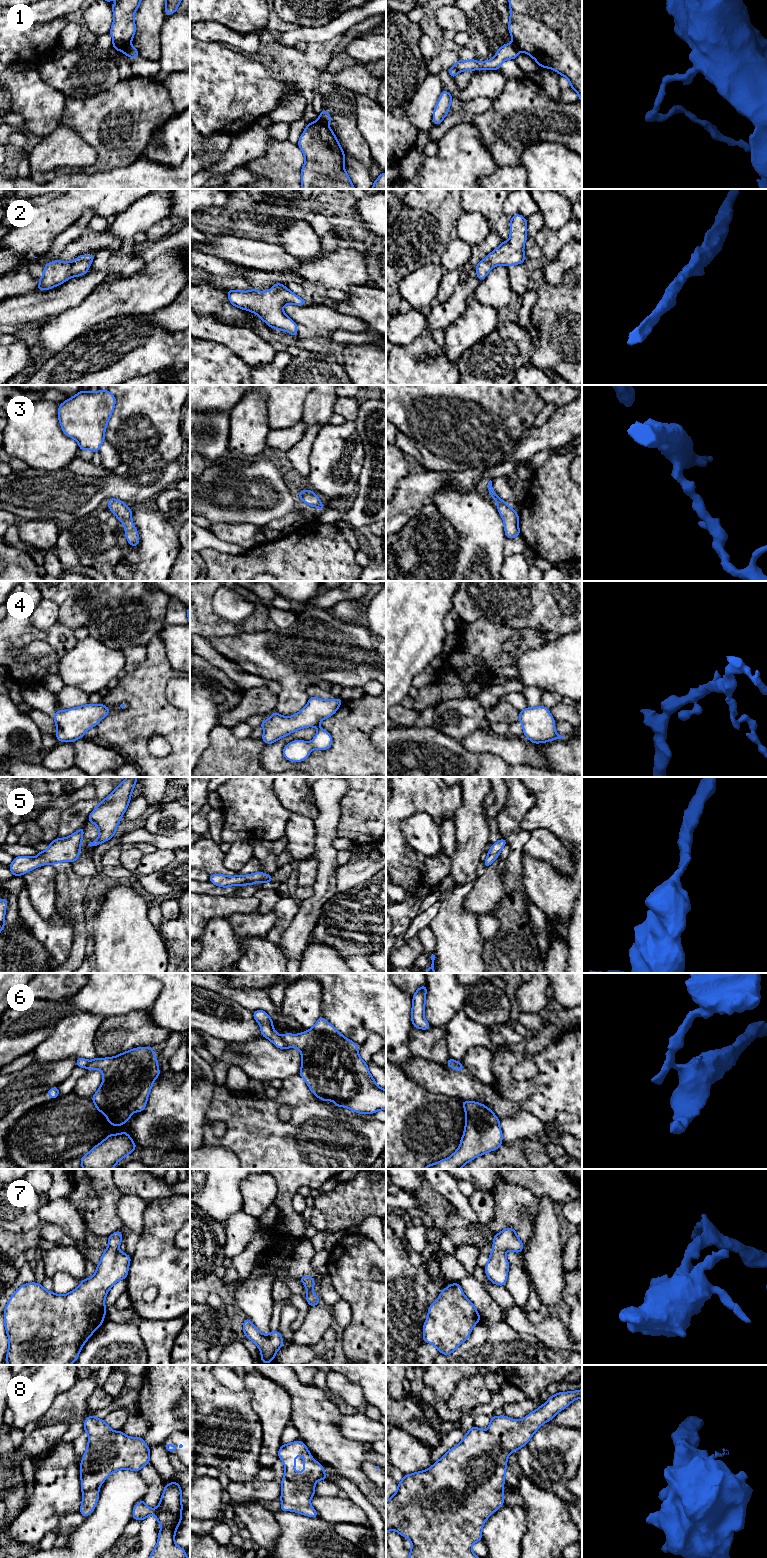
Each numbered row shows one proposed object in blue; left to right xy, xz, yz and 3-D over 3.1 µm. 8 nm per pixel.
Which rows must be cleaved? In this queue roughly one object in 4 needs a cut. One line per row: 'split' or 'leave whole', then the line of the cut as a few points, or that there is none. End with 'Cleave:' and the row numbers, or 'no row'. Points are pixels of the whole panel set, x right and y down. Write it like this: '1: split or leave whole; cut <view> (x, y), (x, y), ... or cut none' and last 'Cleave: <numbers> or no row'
1: split; cut xz (318, 119), (327, 124)
2: leave whole; cut none
3: leave whole; cut none
4: leave whole; cut none
5: leave whole; cut none
6: split; cut xz (281, 1036), (286, 1047)
7: leave whole; cut none
8: leave whole; cut none
Cleave: 1, 6

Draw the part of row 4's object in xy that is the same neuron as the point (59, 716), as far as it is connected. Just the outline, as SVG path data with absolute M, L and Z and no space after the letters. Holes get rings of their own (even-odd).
M88 703L68 710L58 710L54 715L57 726L56 738L59 742L71 742L83 738L87 730L109 714L110 709L105 705Z

